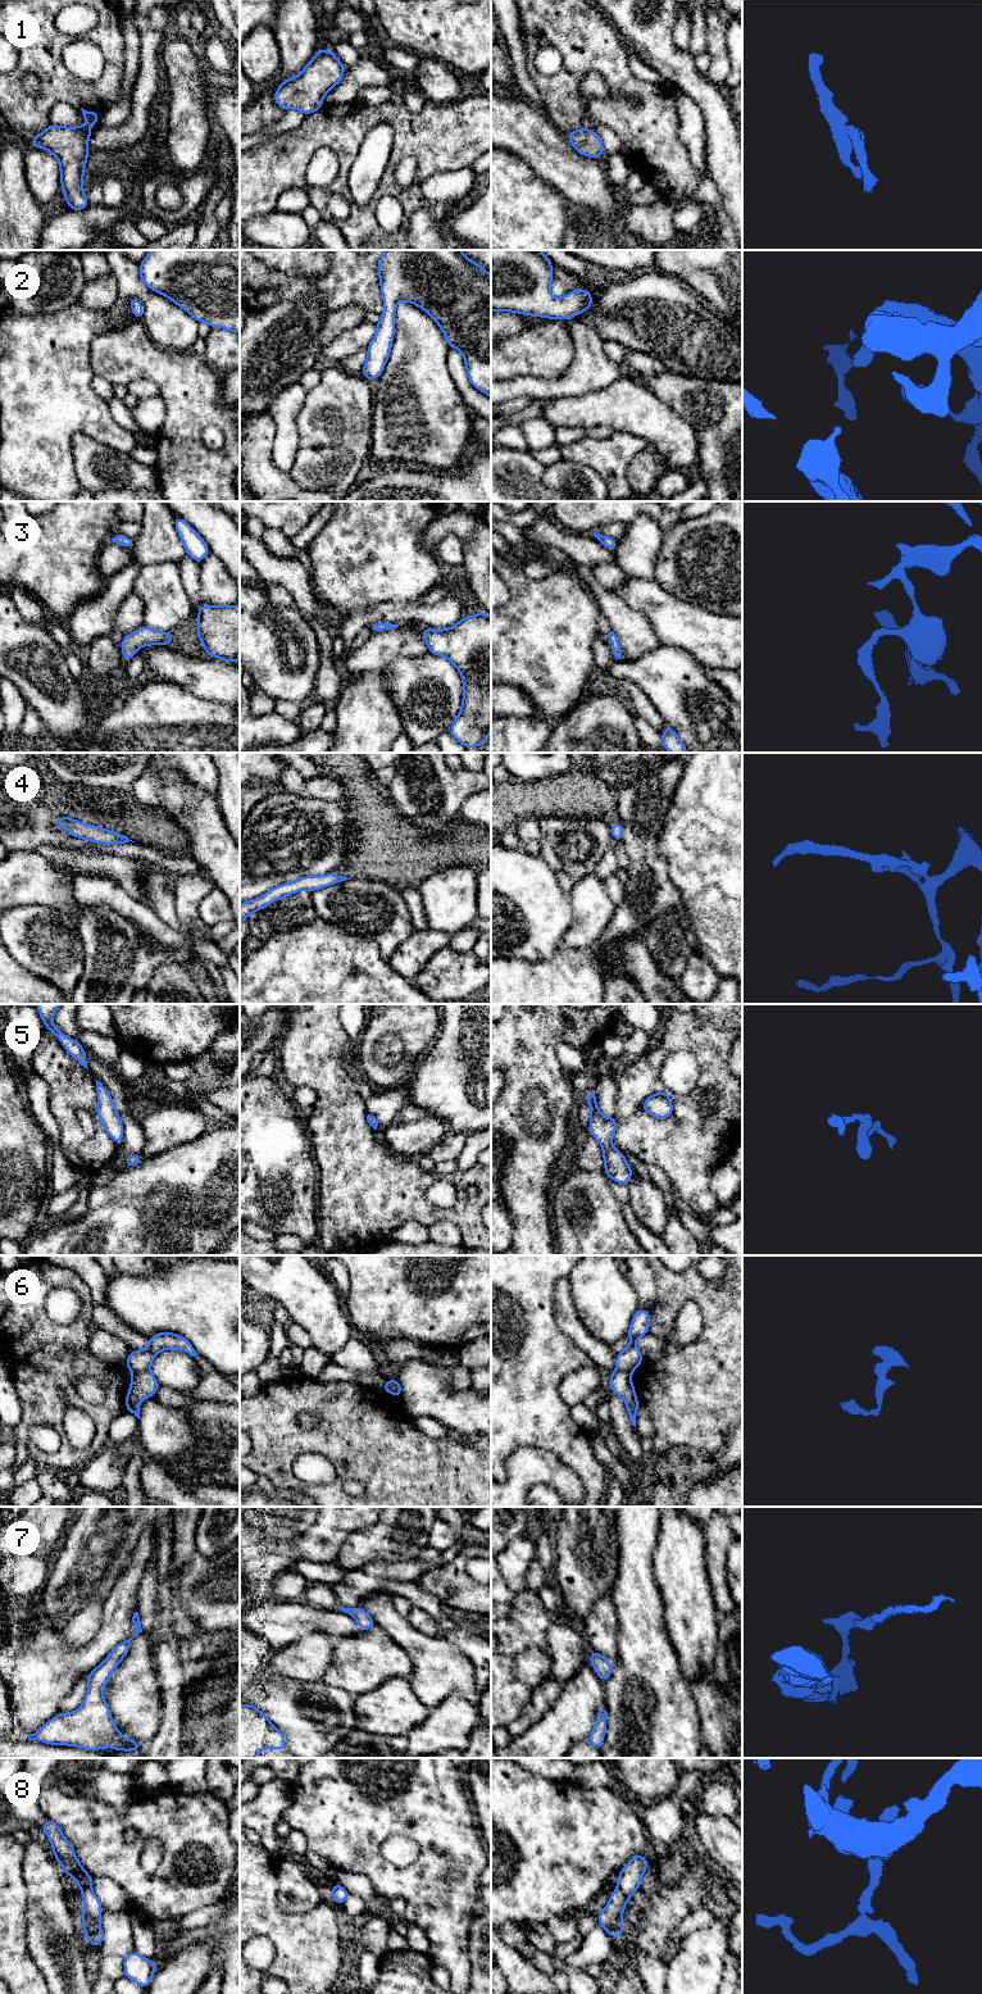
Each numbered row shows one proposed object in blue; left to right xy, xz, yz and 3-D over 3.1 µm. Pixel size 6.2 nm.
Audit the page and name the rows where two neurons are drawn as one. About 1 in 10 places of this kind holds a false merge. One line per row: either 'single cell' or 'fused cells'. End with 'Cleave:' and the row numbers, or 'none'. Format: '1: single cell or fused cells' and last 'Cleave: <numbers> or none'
1: single cell
2: single cell
3: single cell
4: single cell
5: single cell
6: single cell
7: single cell
8: single cell
Cleave: none

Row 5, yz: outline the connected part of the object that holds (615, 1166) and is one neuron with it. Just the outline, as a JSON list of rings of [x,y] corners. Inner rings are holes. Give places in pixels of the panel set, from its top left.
[[[594,1091],[586,1098],[586,1100],[591,1110],[590,1135],[603,1146],[603,1157],[605,1160],[604,1172],[617,1184],[628,1185],[633,1171],[627,1163],[624,1154],[614,1149],[612,1145],[618,1125],[617,1118],[615,1116],[606,1118],[600,1112]]]

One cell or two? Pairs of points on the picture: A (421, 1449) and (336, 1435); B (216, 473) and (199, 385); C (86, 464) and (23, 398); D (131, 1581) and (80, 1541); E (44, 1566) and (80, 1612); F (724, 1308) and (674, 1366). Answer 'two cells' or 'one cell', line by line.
A: one cell
B: one cell
C: two cells
D: two cells
E: two cells
F: one cell

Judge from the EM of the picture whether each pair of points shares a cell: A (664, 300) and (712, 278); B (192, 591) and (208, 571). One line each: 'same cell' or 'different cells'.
A: different cells
B: different cells

